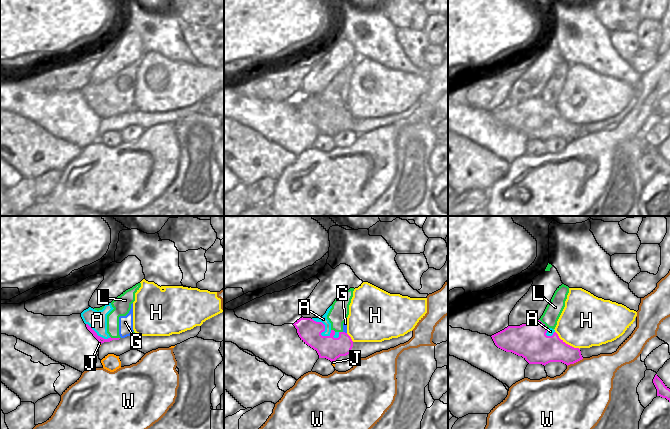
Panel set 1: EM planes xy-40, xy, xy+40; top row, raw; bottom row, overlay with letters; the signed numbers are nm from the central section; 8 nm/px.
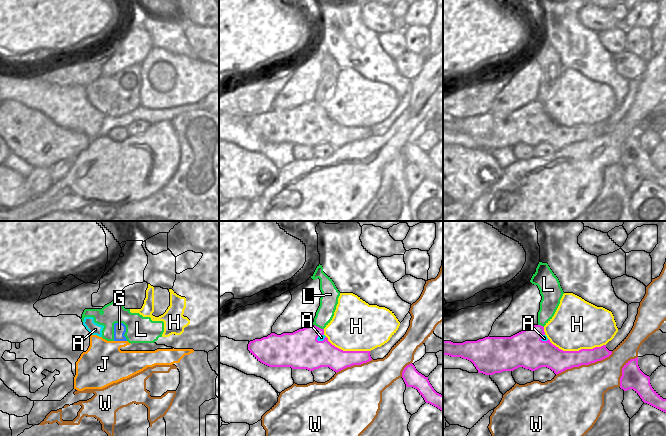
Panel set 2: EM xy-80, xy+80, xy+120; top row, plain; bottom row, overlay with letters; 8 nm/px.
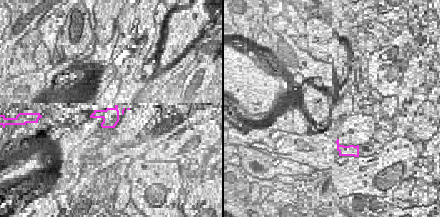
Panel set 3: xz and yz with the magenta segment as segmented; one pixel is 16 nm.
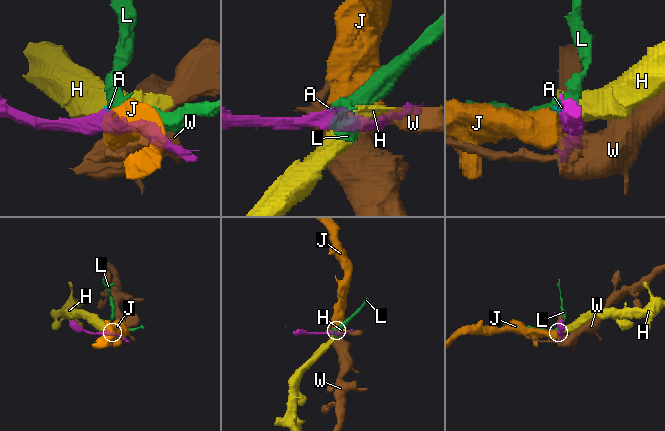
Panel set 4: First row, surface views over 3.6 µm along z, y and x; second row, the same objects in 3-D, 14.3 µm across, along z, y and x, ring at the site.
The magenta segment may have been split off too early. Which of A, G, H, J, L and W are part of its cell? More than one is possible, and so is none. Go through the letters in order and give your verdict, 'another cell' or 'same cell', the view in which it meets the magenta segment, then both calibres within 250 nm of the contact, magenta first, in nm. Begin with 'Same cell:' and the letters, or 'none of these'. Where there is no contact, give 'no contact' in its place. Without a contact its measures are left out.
Same cell: none of these
A: another cell; meets magenta in xy; 180 nm thick on the magenta side, 60 nm on the other
G: another cell; meets magenta in xy; 180 nm thick on the magenta side, 30 nm on the other
H: another cell; meets magenta in xy+40; 260 nm thick on the magenta side, 420 nm on the other
J: another cell; meets magenta in xy; 180 nm thick on the magenta side, 30 nm on the other
L: another cell; meets magenta in xy+40; 280 nm thick on the magenta side, 130 nm on the other
W: another cell; meets magenta in xy+40; 220 nm thick on the magenta side, 440 nm on the other

